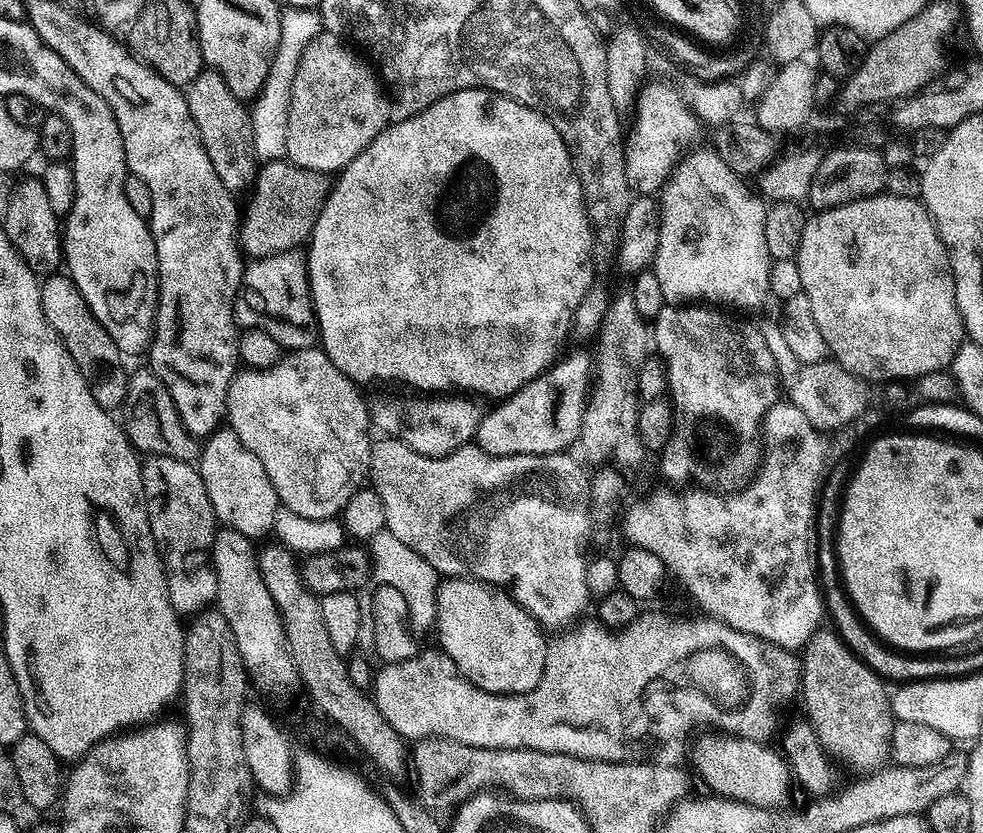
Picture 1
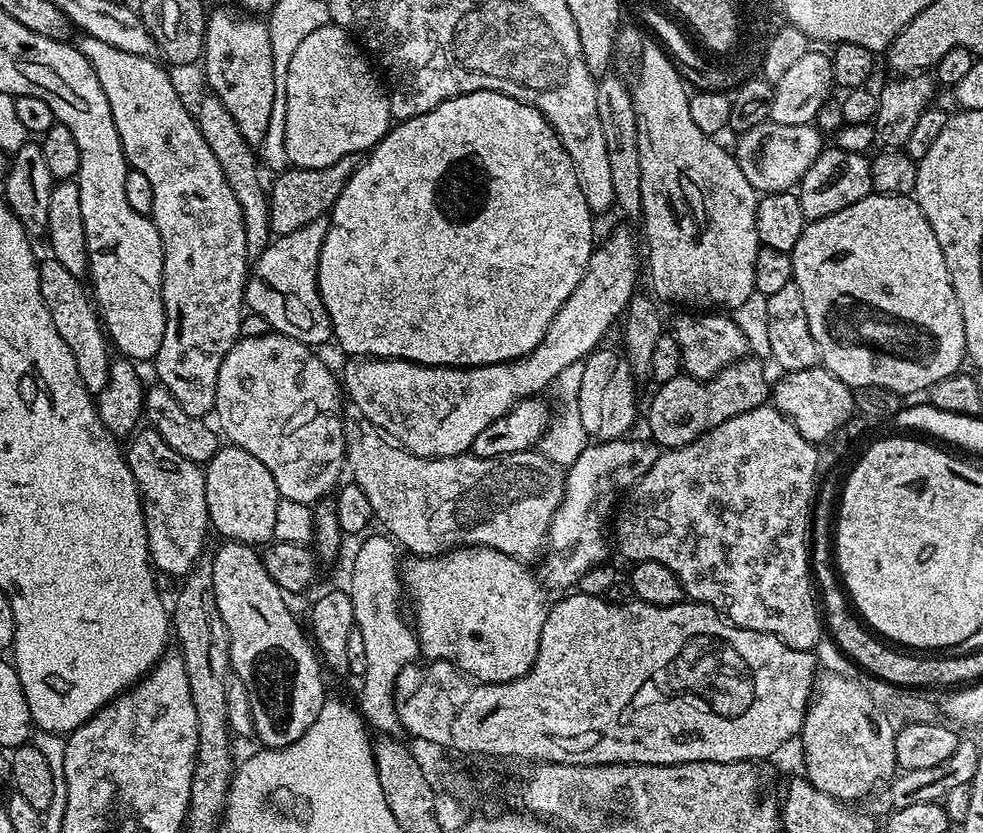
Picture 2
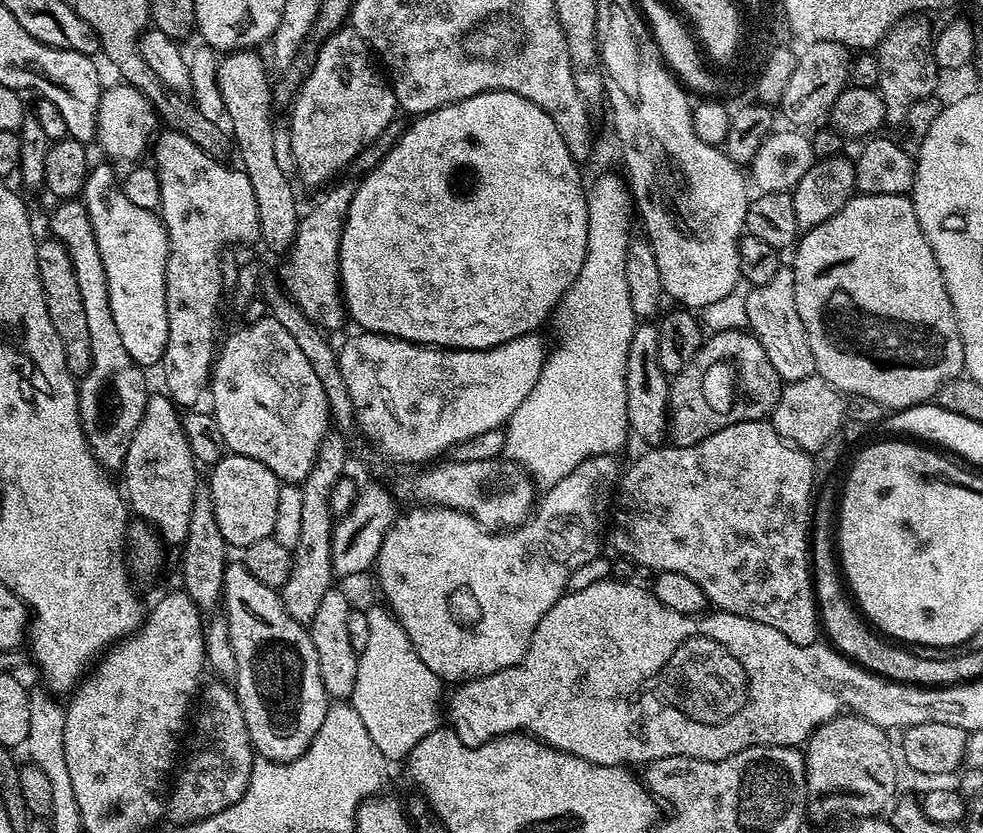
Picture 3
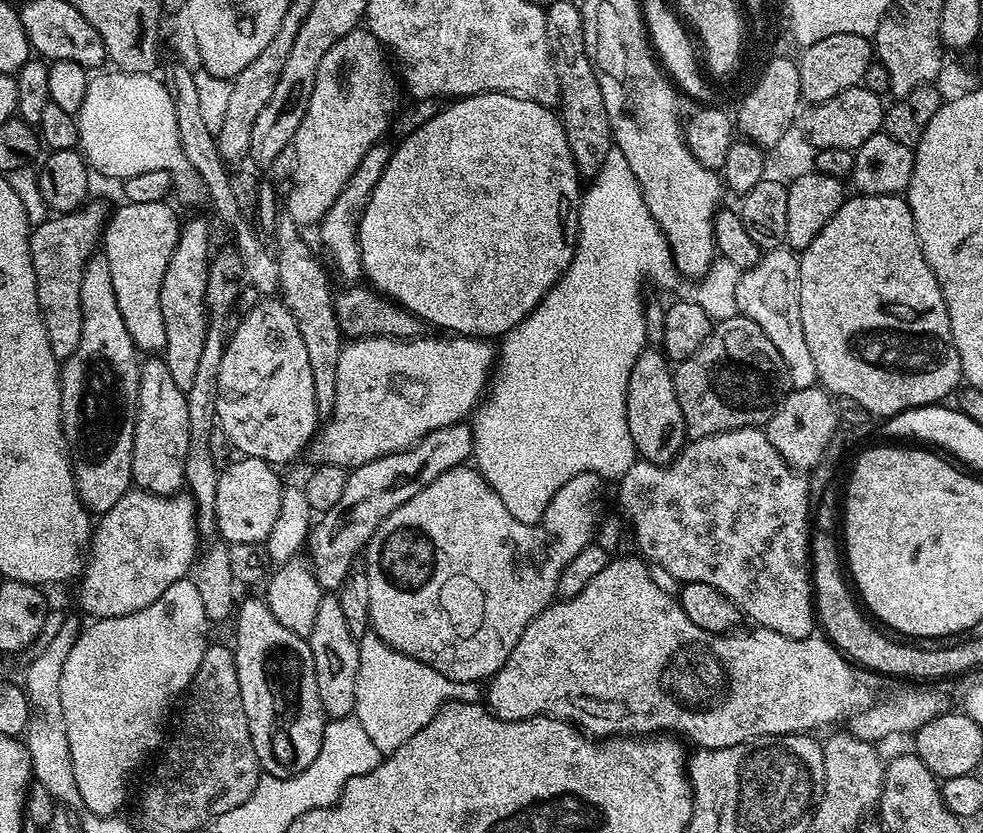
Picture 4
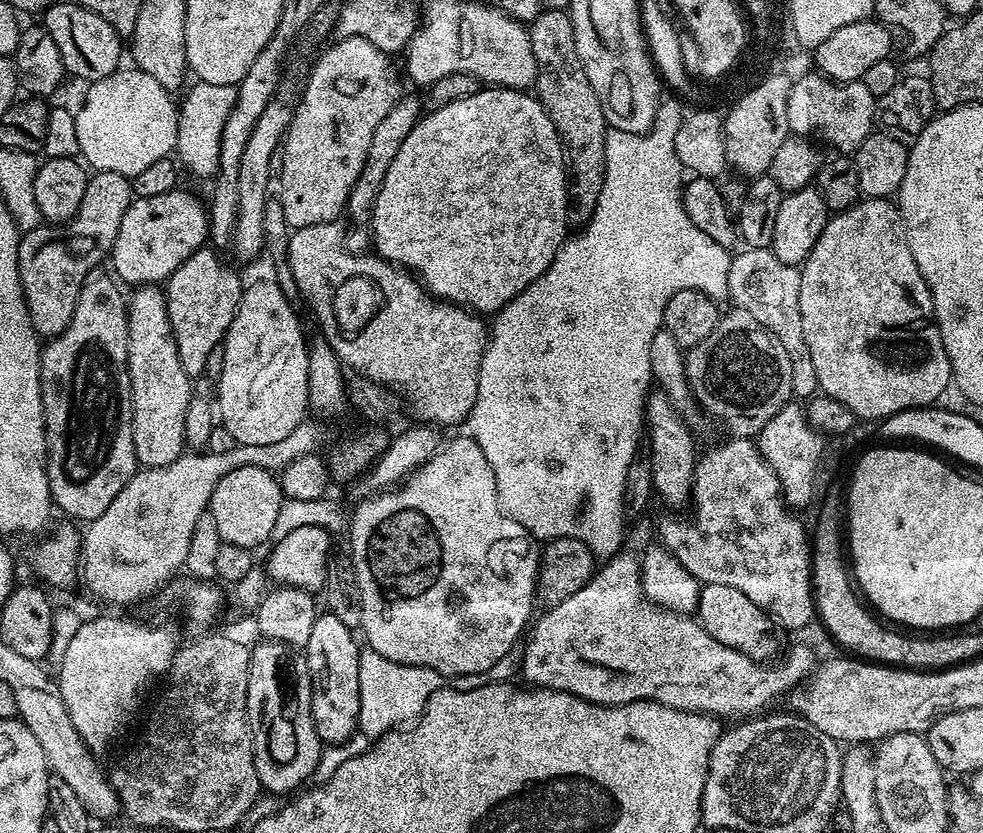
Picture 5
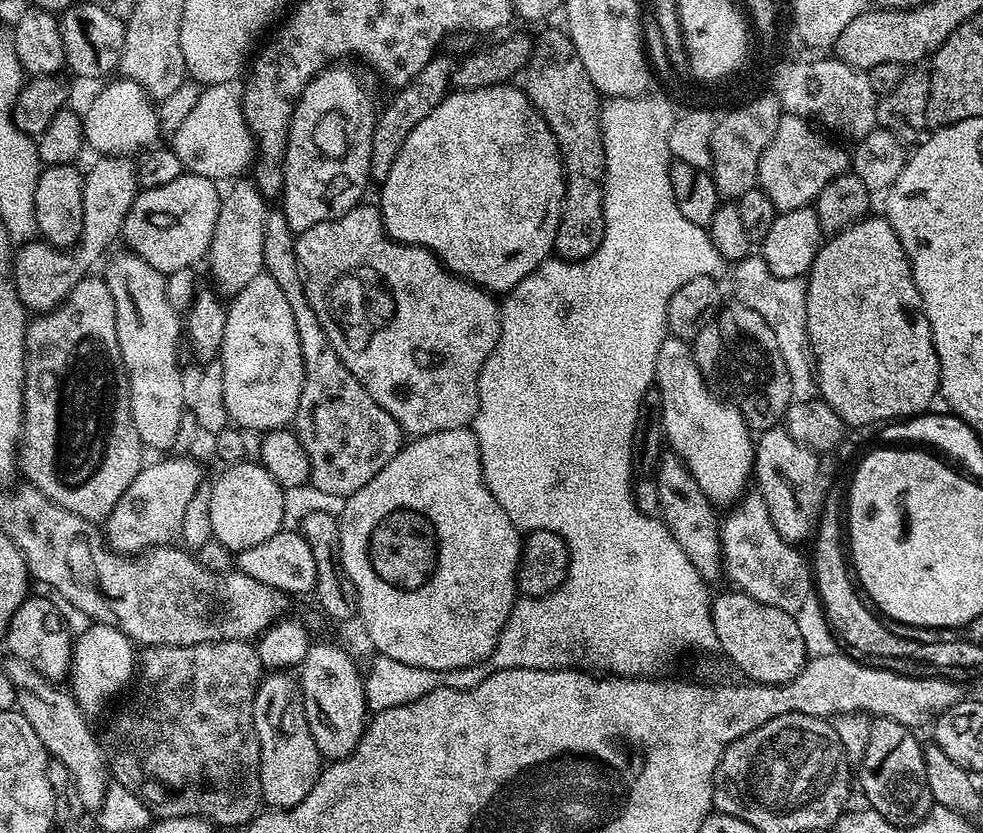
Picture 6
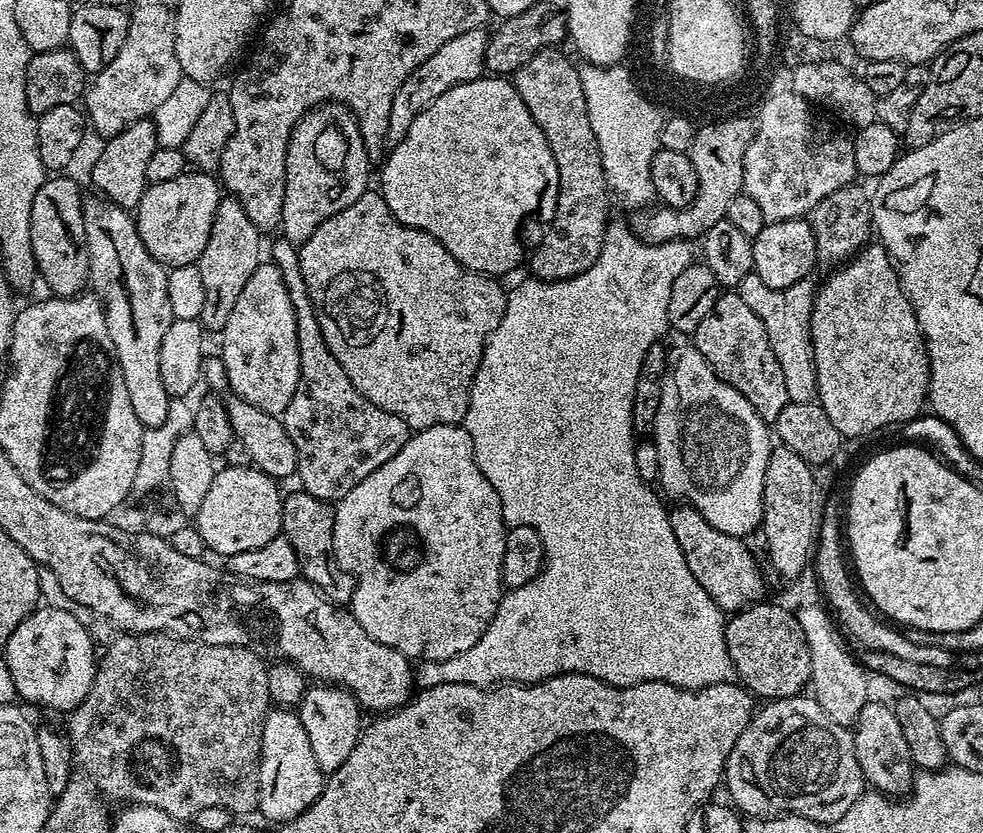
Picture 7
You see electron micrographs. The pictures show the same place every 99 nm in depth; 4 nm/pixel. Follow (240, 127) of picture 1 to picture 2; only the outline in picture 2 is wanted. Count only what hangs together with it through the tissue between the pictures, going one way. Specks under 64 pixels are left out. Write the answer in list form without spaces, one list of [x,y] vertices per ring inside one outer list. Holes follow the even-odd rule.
[[[205,94],[200,100],[200,105],[194,108],[196,124],[200,127],[202,138],[206,138],[206,146],[214,158],[218,158],[218,166],[222,166],[222,174],[226,174],[226,182],[230,182],[230,190],[238,198],[242,210],[244,237],[246,238],[246,254],[250,262],[255,262],[265,253],[272,241],[272,231],[268,218],[268,194],[266,180],[260,177],[262,171],[261,157],[257,149],[242,138],[242,130],[238,130],[238,122],[230,115],[230,110],[222,106],[220,99],[211,94]]]

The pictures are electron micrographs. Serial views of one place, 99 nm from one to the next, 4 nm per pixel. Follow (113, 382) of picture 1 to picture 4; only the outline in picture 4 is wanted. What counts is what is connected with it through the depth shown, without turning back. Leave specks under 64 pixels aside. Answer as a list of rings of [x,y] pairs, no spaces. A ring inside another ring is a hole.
[[[88,202],[75,212],[65,212],[53,215],[46,222],[35,225],[31,229],[28,241],[30,242],[30,258],[34,262],[34,278],[38,286],[38,306],[46,326],[46,334],[50,338],[50,350],[58,362],[63,362],[78,350],[78,342],[82,342],[82,278],[86,262],[97,251],[102,240],[105,223],[110,215],[110,208],[104,204]]]

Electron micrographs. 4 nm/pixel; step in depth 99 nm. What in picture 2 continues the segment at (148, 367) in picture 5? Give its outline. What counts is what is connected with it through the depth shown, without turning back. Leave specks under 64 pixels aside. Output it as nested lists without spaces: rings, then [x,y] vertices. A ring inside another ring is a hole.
[[[151,426],[145,427],[145,432],[137,431],[131,437],[130,443],[132,445],[126,448],[126,459],[136,479],[136,485],[140,491],[140,501],[144,504],[148,553],[152,559],[153,569],[160,574],[165,572],[168,576],[183,578],[205,555],[204,543],[208,540],[208,532],[210,536],[204,468],[190,462],[190,458],[182,458],[182,454],[178,454],[178,450],[173,450]]]

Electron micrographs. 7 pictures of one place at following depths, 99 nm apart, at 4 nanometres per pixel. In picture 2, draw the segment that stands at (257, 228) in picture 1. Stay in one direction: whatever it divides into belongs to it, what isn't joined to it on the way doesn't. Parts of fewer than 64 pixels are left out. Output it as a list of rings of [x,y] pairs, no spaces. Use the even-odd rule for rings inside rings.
[[[355,152],[354,154],[346,154],[346,158],[338,158],[338,162],[334,162],[330,166],[322,166],[321,168],[297,168],[289,166],[275,177],[276,181],[271,181],[270,191],[268,194],[268,218],[271,231],[276,236],[285,236],[294,230],[298,230],[302,226],[306,226],[310,222],[327,217],[332,210],[332,204],[338,198],[338,194],[342,194],[342,190],[346,186],[346,182],[350,182],[350,178],[358,170],[358,166],[366,158],[365,153]]]

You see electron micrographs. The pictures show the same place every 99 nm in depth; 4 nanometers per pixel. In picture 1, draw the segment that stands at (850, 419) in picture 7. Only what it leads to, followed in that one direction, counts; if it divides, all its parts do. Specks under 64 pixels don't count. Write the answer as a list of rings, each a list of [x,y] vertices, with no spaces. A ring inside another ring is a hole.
[[[881,194],[855,200],[846,206],[826,208],[812,215],[805,219],[802,246],[798,246],[795,261],[801,275],[803,291],[806,298],[810,298],[810,310],[814,310],[814,322],[818,322],[818,330],[822,333],[822,338],[826,338],[826,346],[831,359],[865,382],[873,382],[872,380],[916,382],[921,376],[928,375],[932,371],[945,371],[951,365],[954,354],[960,349],[960,345],[965,343],[966,333],[956,301],[956,287],[952,277],[952,267],[948,261],[948,251],[938,234],[935,222],[932,221],[932,215],[928,213],[923,203],[920,200]]]

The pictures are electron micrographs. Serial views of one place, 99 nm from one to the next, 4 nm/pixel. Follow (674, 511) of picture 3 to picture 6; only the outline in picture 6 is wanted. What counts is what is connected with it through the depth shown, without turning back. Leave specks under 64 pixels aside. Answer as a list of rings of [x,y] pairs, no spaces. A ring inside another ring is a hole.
[[[752,490],[741,495],[731,508],[732,513],[718,524],[723,575],[729,576],[736,583],[733,585],[750,598],[794,614],[814,592],[814,573],[805,553],[803,556],[797,545],[774,530],[759,491]]]

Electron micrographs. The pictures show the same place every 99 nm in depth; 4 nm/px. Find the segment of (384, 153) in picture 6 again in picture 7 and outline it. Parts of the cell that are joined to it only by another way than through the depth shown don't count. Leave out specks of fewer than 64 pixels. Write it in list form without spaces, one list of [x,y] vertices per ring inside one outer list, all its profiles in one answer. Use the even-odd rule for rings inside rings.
[[[484,28],[466,30],[466,34],[458,34],[458,38],[450,38],[446,46],[442,46],[436,53],[430,54],[422,66],[418,66],[402,82],[398,94],[394,94],[394,106],[390,106],[390,126],[388,127],[388,144],[395,146],[399,140],[406,138],[406,130],[410,130],[410,122],[426,110],[446,90],[453,88],[455,84],[479,80],[485,75],[484,59],[486,58],[486,46],[488,45],[489,33]]]

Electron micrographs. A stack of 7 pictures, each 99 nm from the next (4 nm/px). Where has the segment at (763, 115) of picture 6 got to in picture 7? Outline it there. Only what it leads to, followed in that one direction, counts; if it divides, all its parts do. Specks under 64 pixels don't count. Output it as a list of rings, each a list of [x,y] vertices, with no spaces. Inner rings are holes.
[[[744,114],[713,119],[713,124],[701,123],[696,129],[694,142],[688,151],[690,162],[694,162],[694,170],[698,172],[698,194],[696,200],[688,208],[657,207],[657,212],[640,210],[630,227],[640,239],[648,244],[661,244],[671,240],[687,240],[689,242],[703,237],[714,222],[722,222],[726,218],[726,210],[734,197],[741,195],[744,186],[744,159],[746,150],[756,133],[756,125]]]

